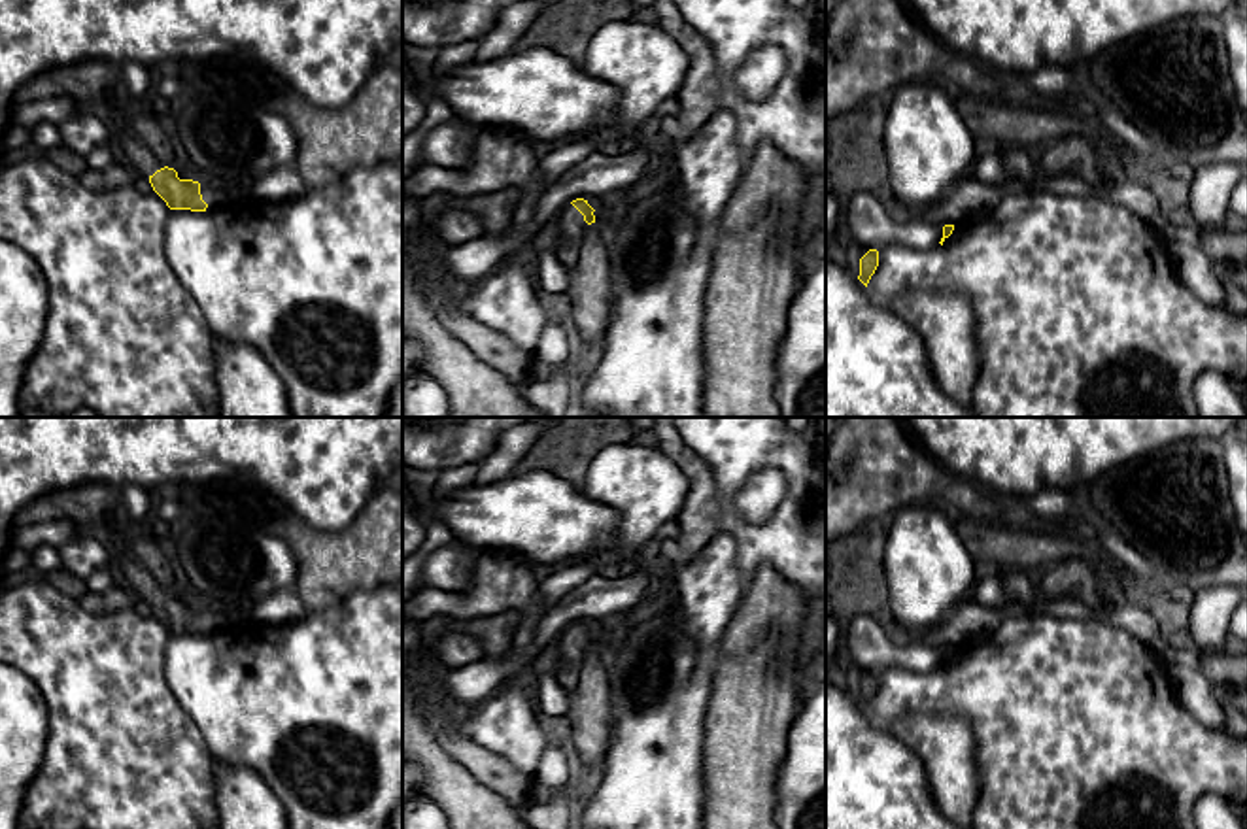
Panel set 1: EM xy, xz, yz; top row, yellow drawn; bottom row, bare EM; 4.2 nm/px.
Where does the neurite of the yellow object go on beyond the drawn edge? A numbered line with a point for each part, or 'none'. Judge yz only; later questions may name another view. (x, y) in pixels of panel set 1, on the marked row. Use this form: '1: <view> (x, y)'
none

